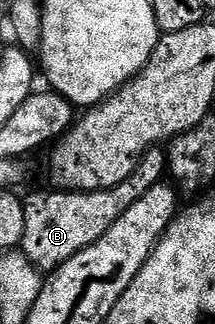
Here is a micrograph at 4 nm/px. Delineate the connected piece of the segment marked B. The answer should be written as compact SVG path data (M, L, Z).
M163 147L151 149L143 157L143 162L121 183L112 189L102 189L96 193L76 193L74 191L50 191L51 193L31 193L23 201L25 211L25 235L21 252L29 258L40 271L58 270L73 255L77 255L85 247L97 243L113 223L137 199L145 195L154 185L160 184L168 172L167 167L168 150Z

